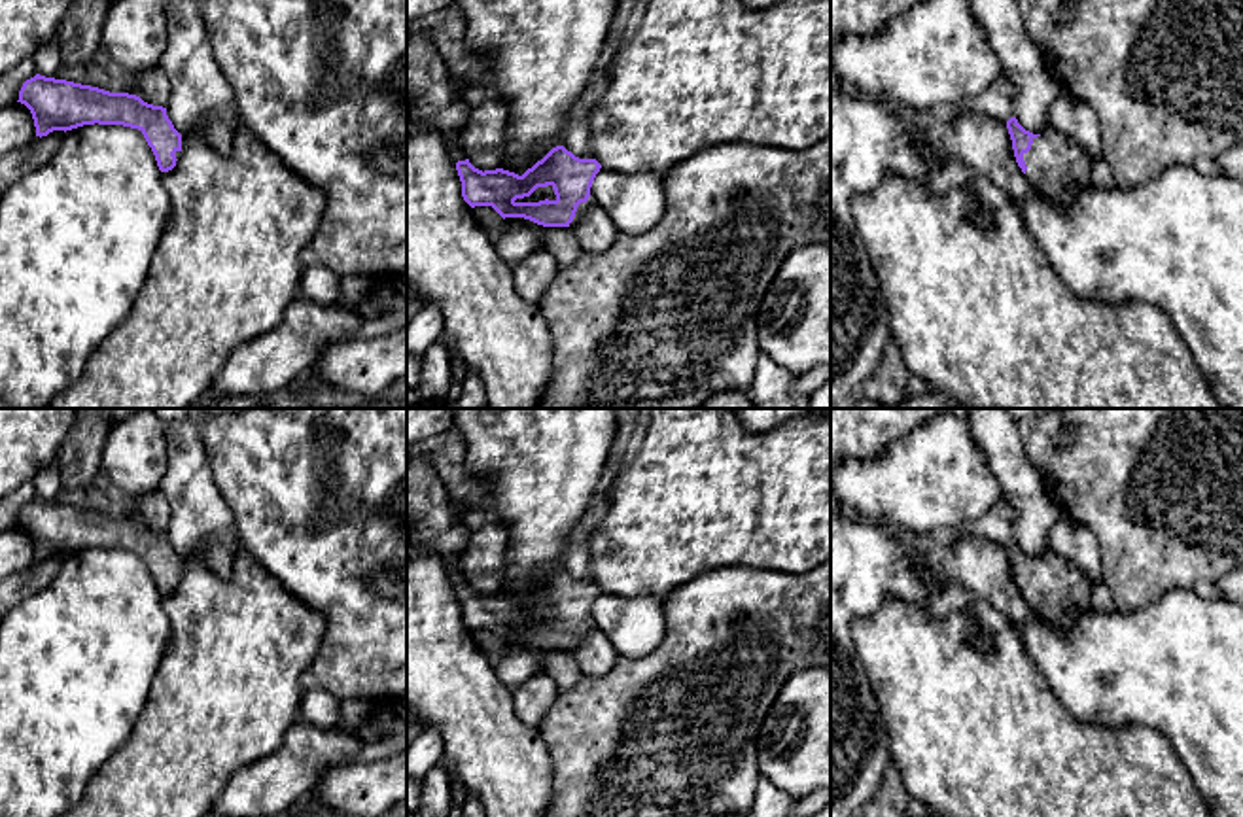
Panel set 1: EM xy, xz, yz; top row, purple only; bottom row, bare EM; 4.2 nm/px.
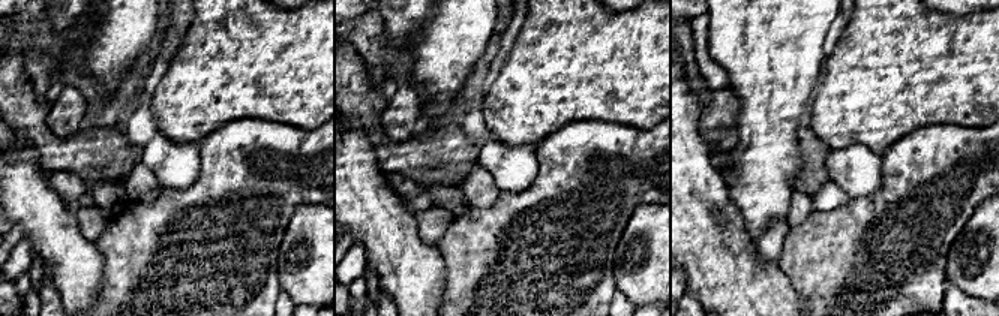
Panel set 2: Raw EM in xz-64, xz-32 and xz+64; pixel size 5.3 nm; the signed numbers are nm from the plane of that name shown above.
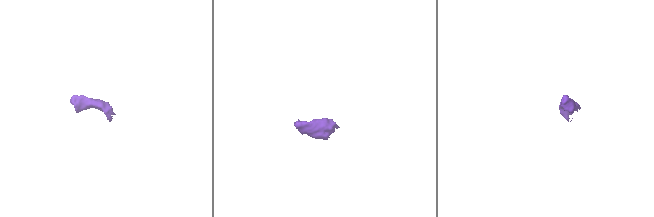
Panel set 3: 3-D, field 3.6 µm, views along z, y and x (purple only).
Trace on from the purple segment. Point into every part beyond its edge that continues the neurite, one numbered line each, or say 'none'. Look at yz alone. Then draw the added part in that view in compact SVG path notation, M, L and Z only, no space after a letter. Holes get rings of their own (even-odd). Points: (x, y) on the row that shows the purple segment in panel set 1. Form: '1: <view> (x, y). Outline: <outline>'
1: yz (1054, 163). Outline: M1054 127L1048 134L1033 138L1024 161L1025 176L1061 204L1075 200L1075 185L1090 183L1092 163L1088 155Z

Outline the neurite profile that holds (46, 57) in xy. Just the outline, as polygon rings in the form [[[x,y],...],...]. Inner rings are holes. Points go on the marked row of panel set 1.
[[[57,40],[42,43],[30,59],[36,64],[38,74],[45,78],[53,78],[57,70],[62,66]]]

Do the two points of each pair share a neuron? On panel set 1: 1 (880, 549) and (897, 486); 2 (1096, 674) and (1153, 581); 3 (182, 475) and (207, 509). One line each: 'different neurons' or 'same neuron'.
1: different neurons
2: different neurons
3: same neuron

